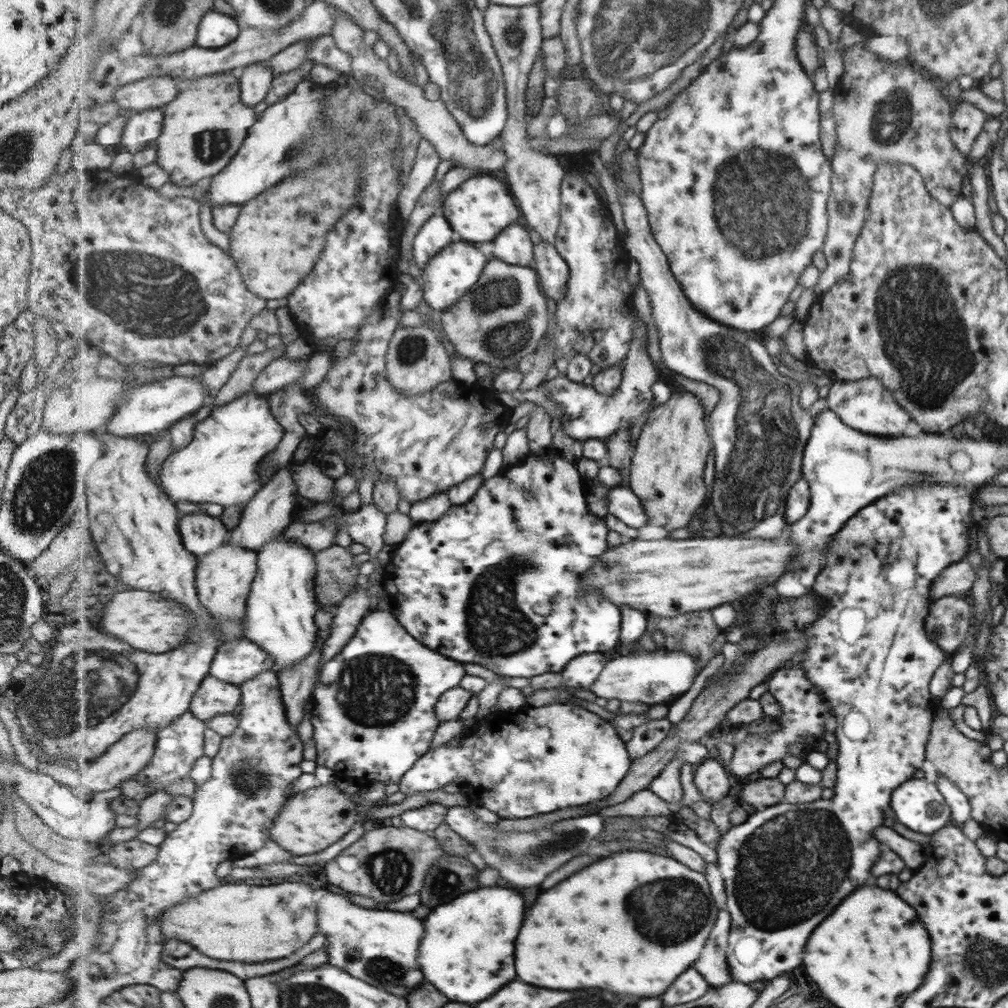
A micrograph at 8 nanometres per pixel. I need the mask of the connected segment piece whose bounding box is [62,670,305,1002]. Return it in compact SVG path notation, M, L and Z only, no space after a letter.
M267 671L241 684L242 699L237 712L238 727L224 737L221 751L212 759L212 776L206 783L195 788L194 812L188 821L176 825L174 831L166 835L165 842L158 847L157 858L142 869L138 869L135 880L103 901L97 902L97 913L93 918L92 932L86 944L80 944L64 961L62 970L70 978L73 993L89 994L96 1002L111 996L126 986L149 984L163 992L178 992L180 982L184 980L184 971L165 964L161 960L161 952L165 946L162 932L162 916L173 906L197 896L205 890L217 888L217 866L225 860L261 850L277 816L284 810L289 800L289 790L293 782L303 774L301 762L303 758L303 740L297 727L288 719L288 710L281 692L279 674Z

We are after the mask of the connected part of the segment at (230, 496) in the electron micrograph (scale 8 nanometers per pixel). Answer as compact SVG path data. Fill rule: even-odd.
M247 392L243 397L227 405L213 408L212 413L197 422L192 441L183 449L168 457L161 468L160 480L165 493L176 502L187 500L193 504L210 502L224 506L245 506L260 492L264 482L260 469L266 456L269 456L283 440L285 428L273 415L268 398Z

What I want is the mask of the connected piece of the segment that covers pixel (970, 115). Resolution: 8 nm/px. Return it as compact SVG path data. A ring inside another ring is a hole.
M960 101L954 109L953 126L949 126L949 136L955 148L966 154L978 143L979 133L986 121L985 113L972 103Z

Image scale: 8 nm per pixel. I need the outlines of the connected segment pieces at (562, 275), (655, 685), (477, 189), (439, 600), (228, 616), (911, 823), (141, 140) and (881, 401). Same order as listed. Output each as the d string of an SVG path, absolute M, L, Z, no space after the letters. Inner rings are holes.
M542 241L536 244L530 267L537 272L540 285L547 296L557 302L565 298L570 268L558 253L554 243Z
M657 648L655 652L644 650L611 659L589 690L607 701L618 698L625 702L643 702L648 706L670 704L693 688L701 668L699 658L687 651L665 648Z
M479 173L466 180L459 188L447 195L444 204L443 214L449 219L453 230L460 235L461 240L467 242L490 244L508 226L516 224L516 220L519 220L522 214L508 183L490 174Z
M552 449L541 453L531 452L521 462L510 466L504 472L496 474L490 479L485 479L483 486L467 504L453 505L439 520L415 524L407 533L407 538L397 546L394 557L385 567L385 572L391 577L385 582L385 592L397 604L395 617L415 637L433 646L433 650L456 659L459 662L473 662L482 664L503 676L525 676L533 678L545 672L563 672L565 666L581 656L593 652L607 652L619 644L622 633L622 610L615 608L615 603L610 602L606 596L590 592L583 583L583 576L588 576L592 566L610 549L607 544L609 528L602 516L590 510L587 490L583 484L583 476L577 467L563 455ZM537 604L551 604L551 606L571 606L571 608L551 608L551 614L541 616L533 610Z
M231 540L211 554L199 558L196 570L196 587L200 601L206 610L222 621L243 619L248 608L248 598L259 570L258 552L235 546Z
M910 779L891 794L891 810L905 828L932 835L949 820L949 808L935 783Z
M164 108L131 113L120 148L137 154L155 144L164 129Z
M867 377L860 381L830 379L828 392L824 399L828 410L835 412L853 430L879 437L898 437L903 434L905 424L911 421L909 414L897 404L892 392L878 378Z

